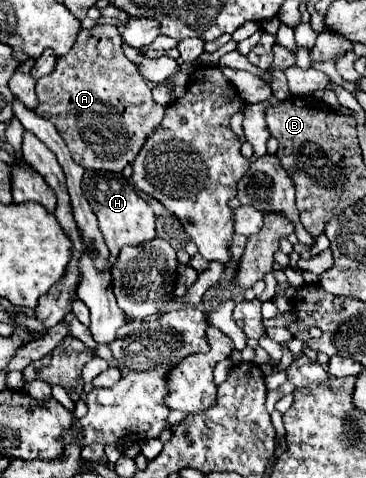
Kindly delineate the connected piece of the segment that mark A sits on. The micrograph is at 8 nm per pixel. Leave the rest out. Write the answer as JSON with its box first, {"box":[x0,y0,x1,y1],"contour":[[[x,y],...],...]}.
{"box":[36,25,166,173],"contour":[[[98,25],[94,29],[82,29],[74,47],[56,59],[56,69],[50,75],[44,75],[36,81],[40,117],[48,117],[66,141],[72,159],[90,171],[112,171],[120,173],[126,165],[132,165],[134,157],[140,153],[146,139],[160,127],[166,113],[164,105],[158,105],[152,99],[152,91],[138,73],[138,67],[128,61],[122,53],[122,37],[118,27]]]}

